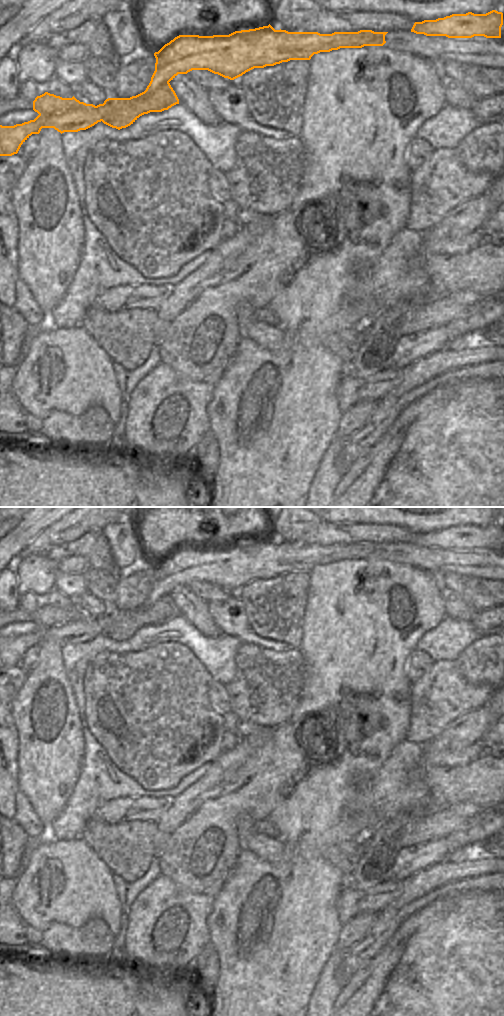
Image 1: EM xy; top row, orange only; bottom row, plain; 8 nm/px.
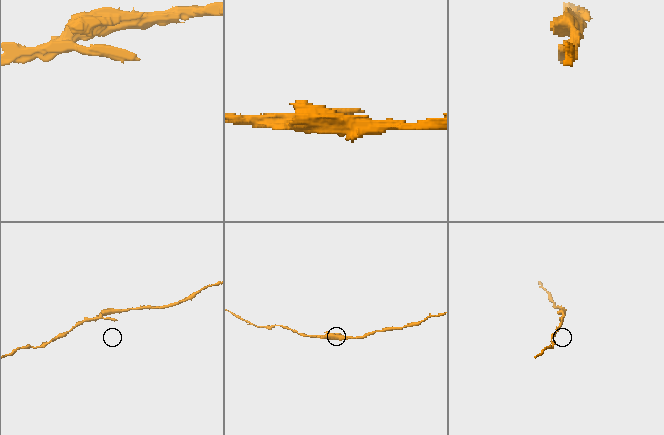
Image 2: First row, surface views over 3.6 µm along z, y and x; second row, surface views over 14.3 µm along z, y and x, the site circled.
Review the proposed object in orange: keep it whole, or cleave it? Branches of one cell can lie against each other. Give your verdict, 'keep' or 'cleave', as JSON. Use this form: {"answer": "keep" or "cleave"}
{"answer": "cleave"}

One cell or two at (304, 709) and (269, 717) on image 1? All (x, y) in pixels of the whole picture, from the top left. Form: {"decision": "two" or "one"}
{"decision": "two"}

